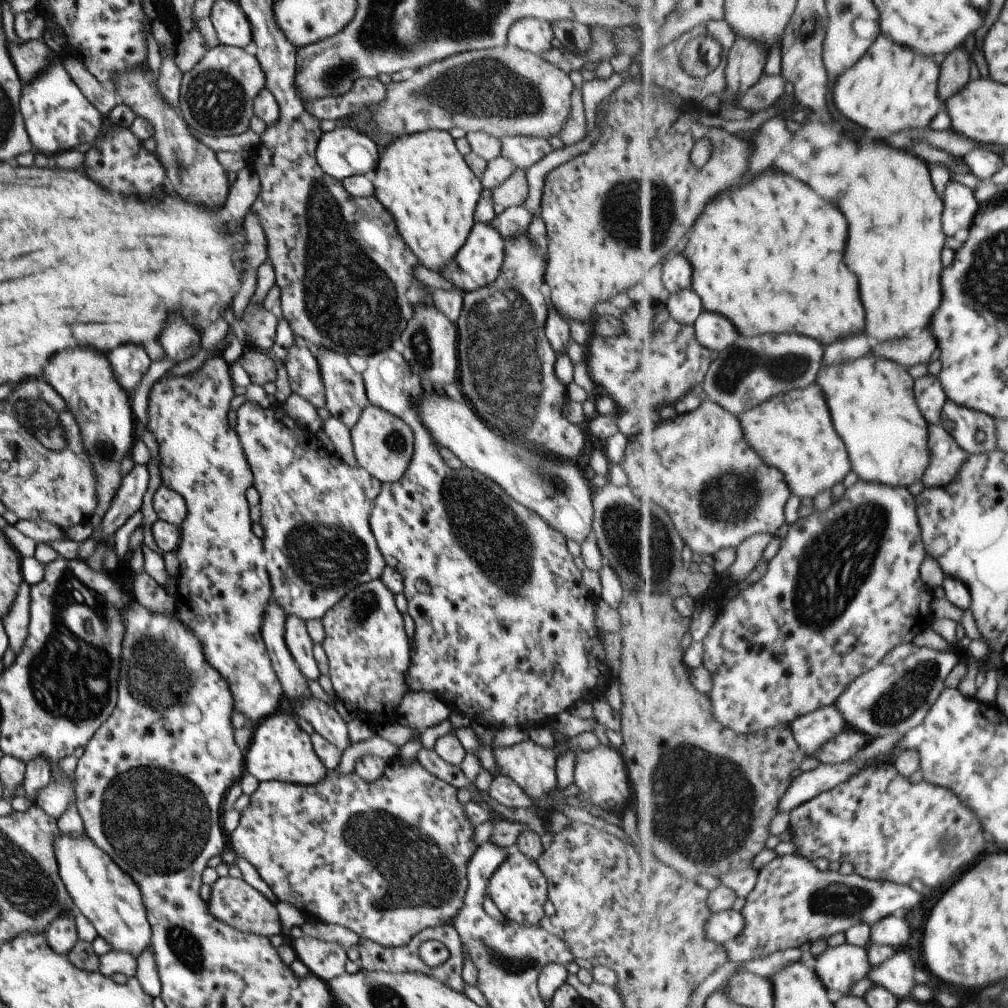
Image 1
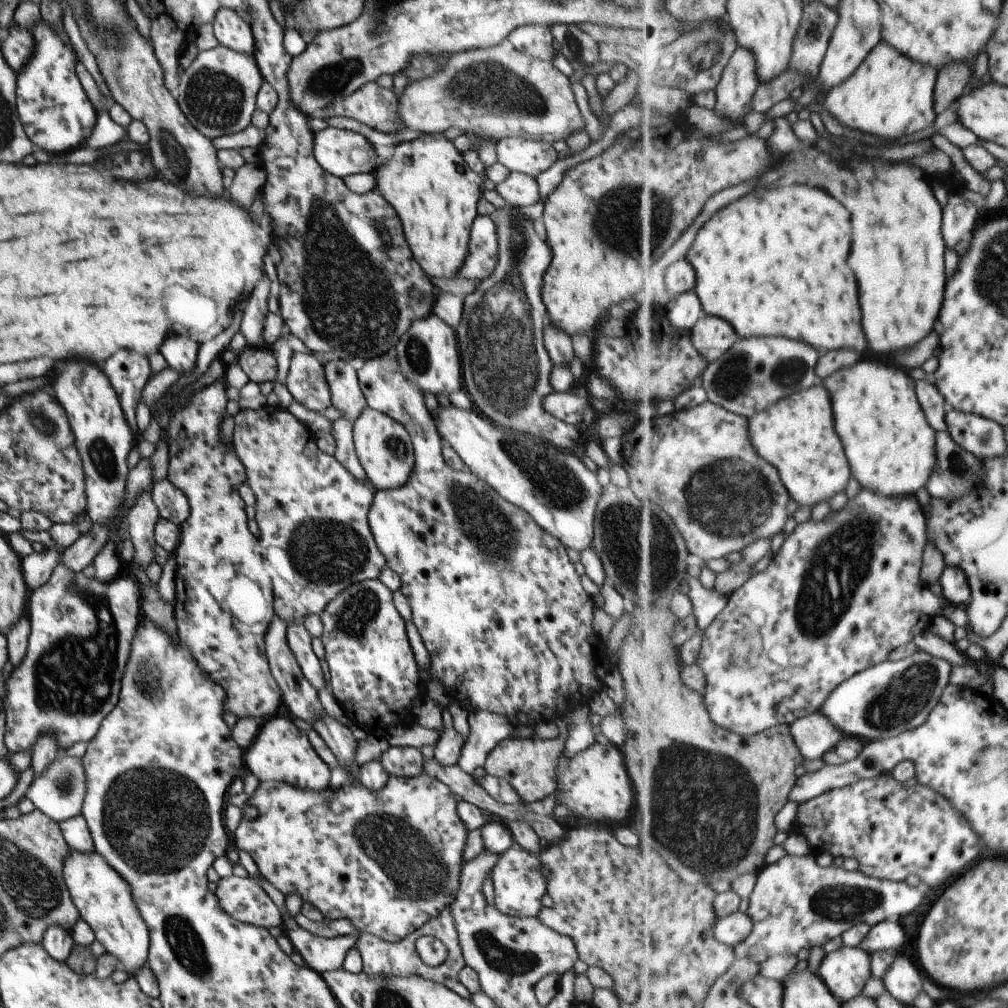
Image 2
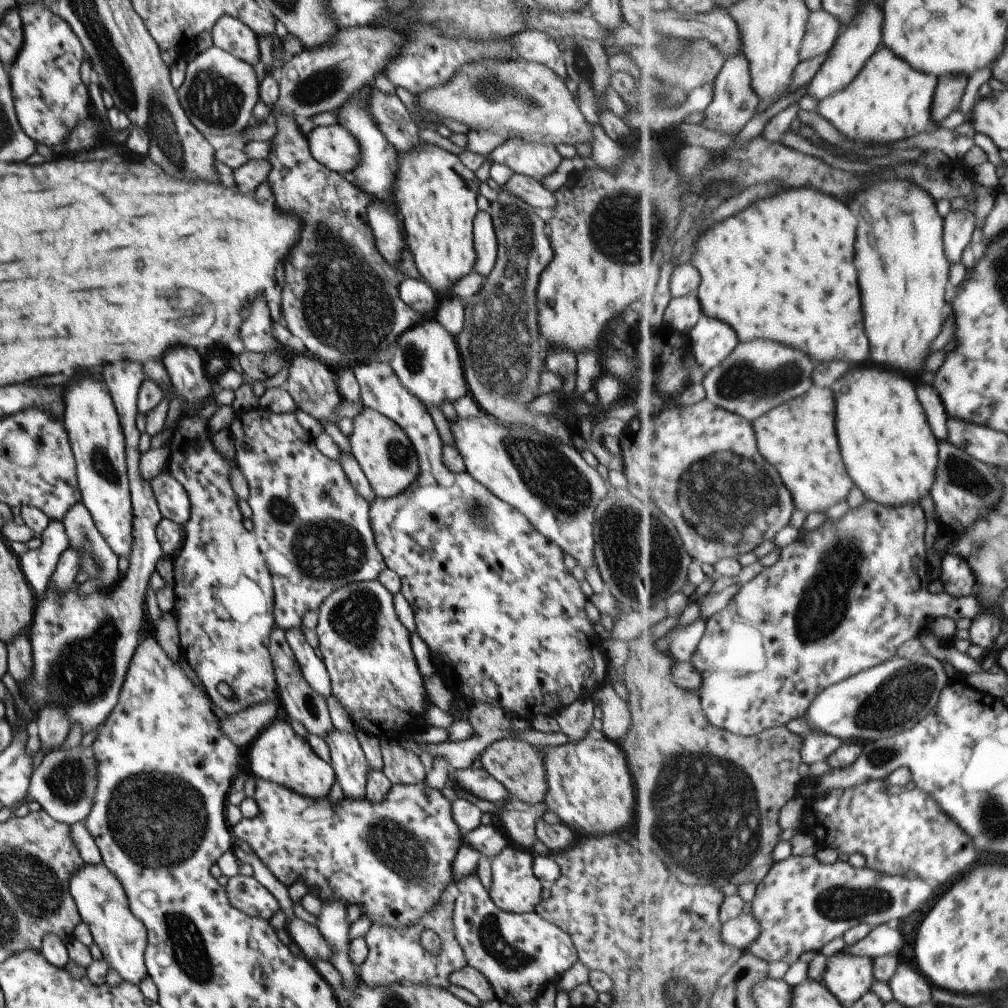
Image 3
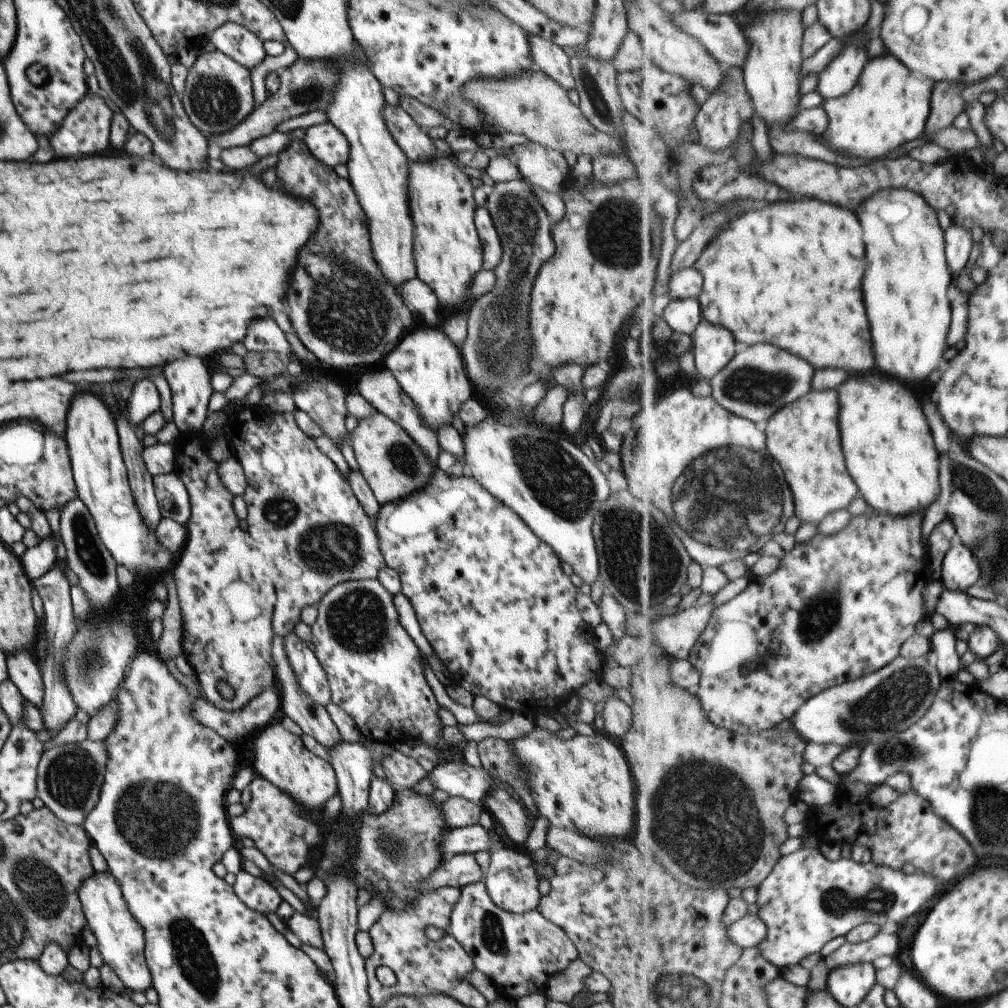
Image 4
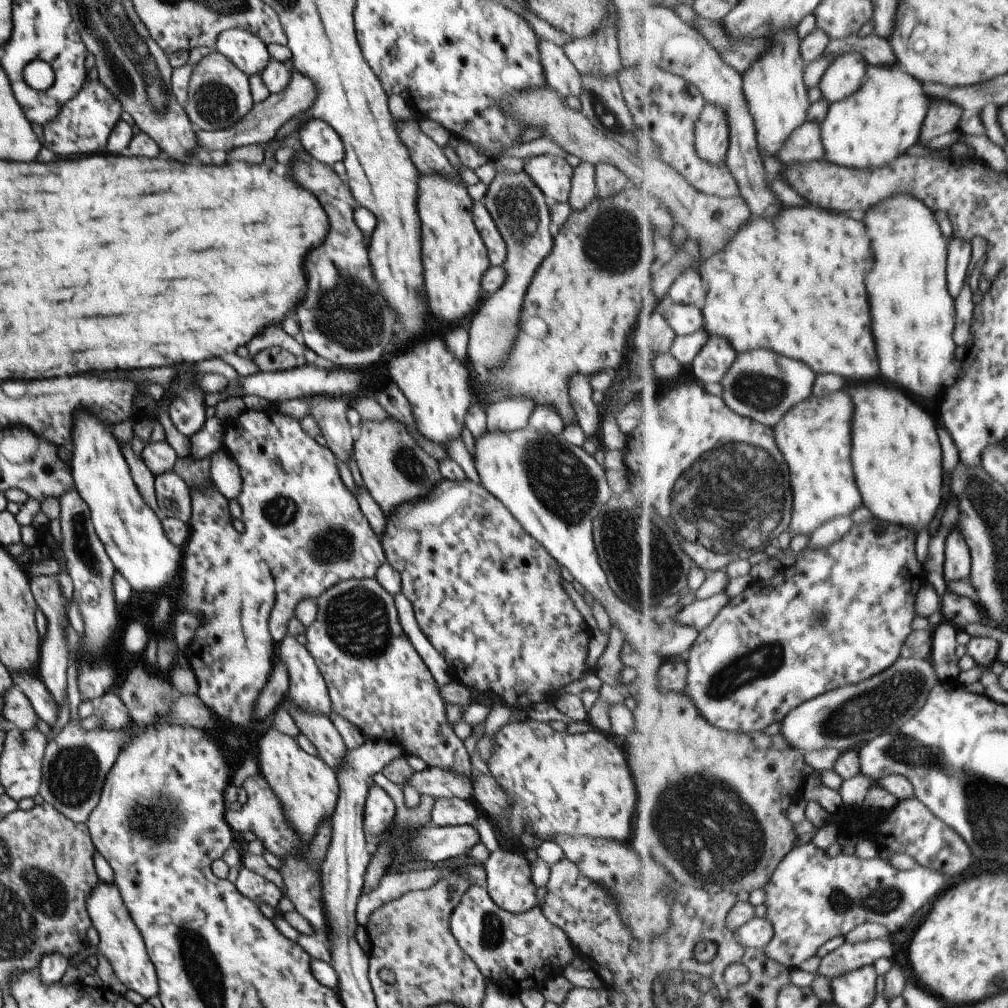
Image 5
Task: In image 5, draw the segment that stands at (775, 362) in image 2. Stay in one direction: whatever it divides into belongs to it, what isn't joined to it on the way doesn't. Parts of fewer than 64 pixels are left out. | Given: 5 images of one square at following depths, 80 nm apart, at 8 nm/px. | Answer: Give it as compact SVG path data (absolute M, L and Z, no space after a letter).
M761 348L738 353L732 368L719 384L722 386L721 397L730 409L774 427L796 404L803 403L813 394L815 378L817 374L805 362Z

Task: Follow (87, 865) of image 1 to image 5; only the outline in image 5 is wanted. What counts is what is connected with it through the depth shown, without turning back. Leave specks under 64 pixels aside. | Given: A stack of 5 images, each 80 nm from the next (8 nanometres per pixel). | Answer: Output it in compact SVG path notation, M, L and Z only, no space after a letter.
M97 881L86 894L85 910L99 938L96 952L107 959L119 982L129 990L139 993L145 1000L157 994L156 970L147 956L142 936L136 924L133 924L115 883Z

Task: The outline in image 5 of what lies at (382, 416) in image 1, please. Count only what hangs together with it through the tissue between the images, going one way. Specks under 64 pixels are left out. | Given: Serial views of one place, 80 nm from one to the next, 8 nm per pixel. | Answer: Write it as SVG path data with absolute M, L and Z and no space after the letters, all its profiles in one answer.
M390 418L360 421L359 436L352 442L351 454L356 460L363 486L384 515L402 502L423 498L442 478L438 462L416 443L405 425Z

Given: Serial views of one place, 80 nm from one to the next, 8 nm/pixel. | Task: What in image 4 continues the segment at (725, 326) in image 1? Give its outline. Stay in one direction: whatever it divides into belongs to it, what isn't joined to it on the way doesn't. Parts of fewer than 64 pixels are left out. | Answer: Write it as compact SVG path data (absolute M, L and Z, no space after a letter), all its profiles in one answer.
M705 318L691 336L695 366L699 376L708 381L724 370L741 347L729 328L713 324Z

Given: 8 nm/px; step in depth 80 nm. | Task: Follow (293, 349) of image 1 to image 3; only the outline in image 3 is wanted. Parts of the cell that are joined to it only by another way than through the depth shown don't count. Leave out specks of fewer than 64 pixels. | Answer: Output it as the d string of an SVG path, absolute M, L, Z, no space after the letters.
M300 353L288 364L288 376L283 385L297 409L309 414L319 423L331 421L336 424L338 419L334 410L337 404L341 402L332 376L332 370L325 363L310 354Z

